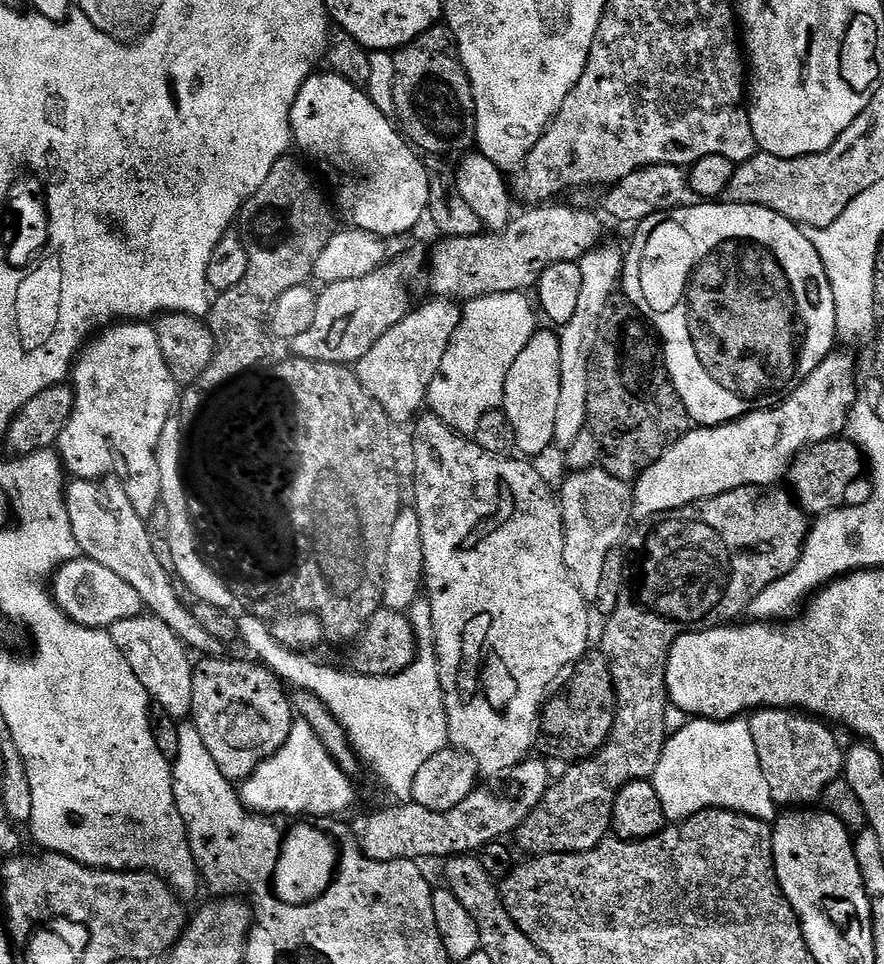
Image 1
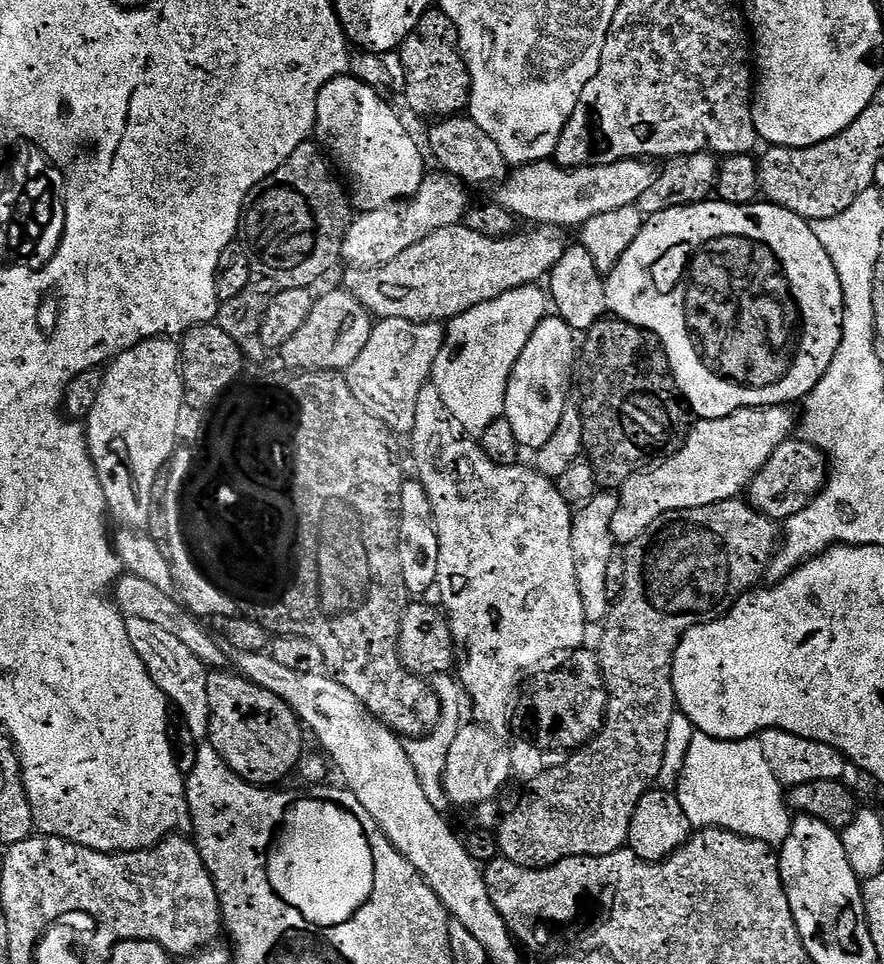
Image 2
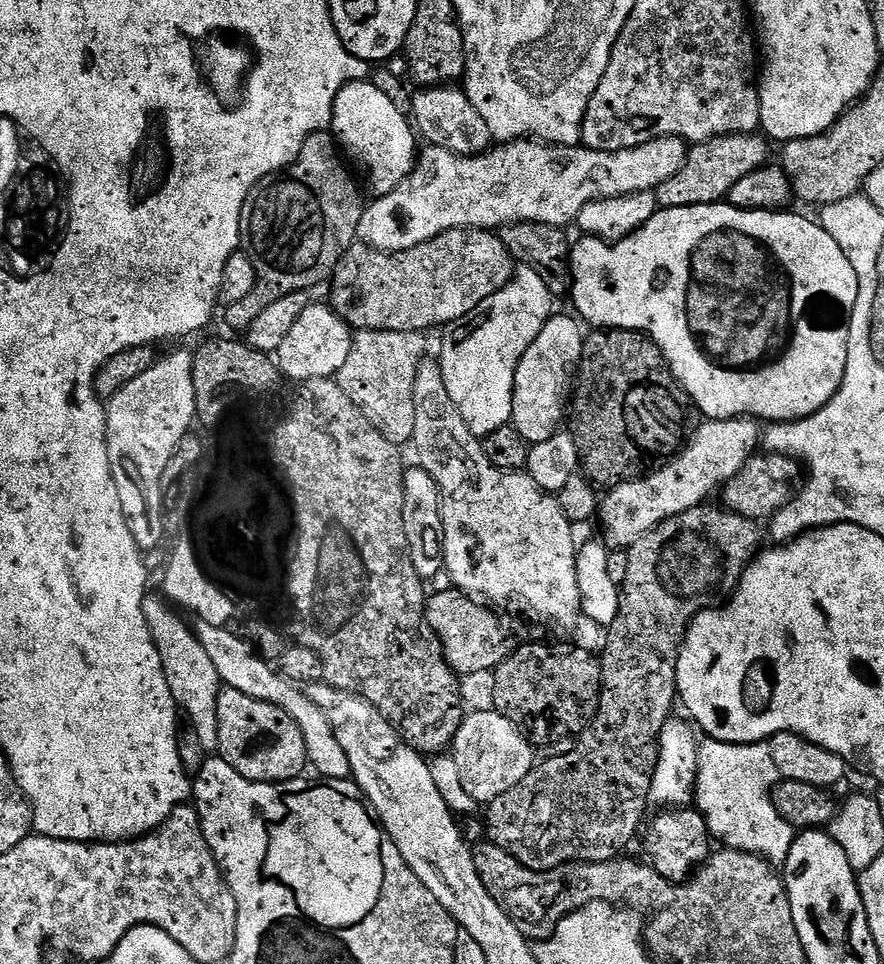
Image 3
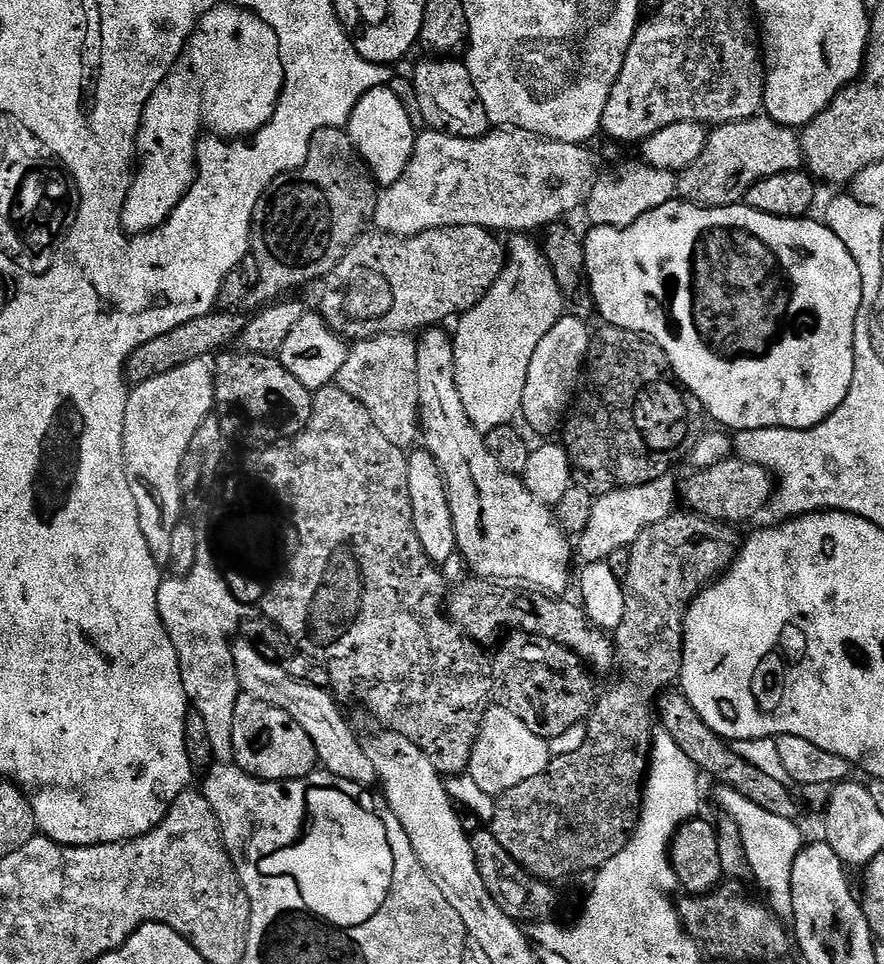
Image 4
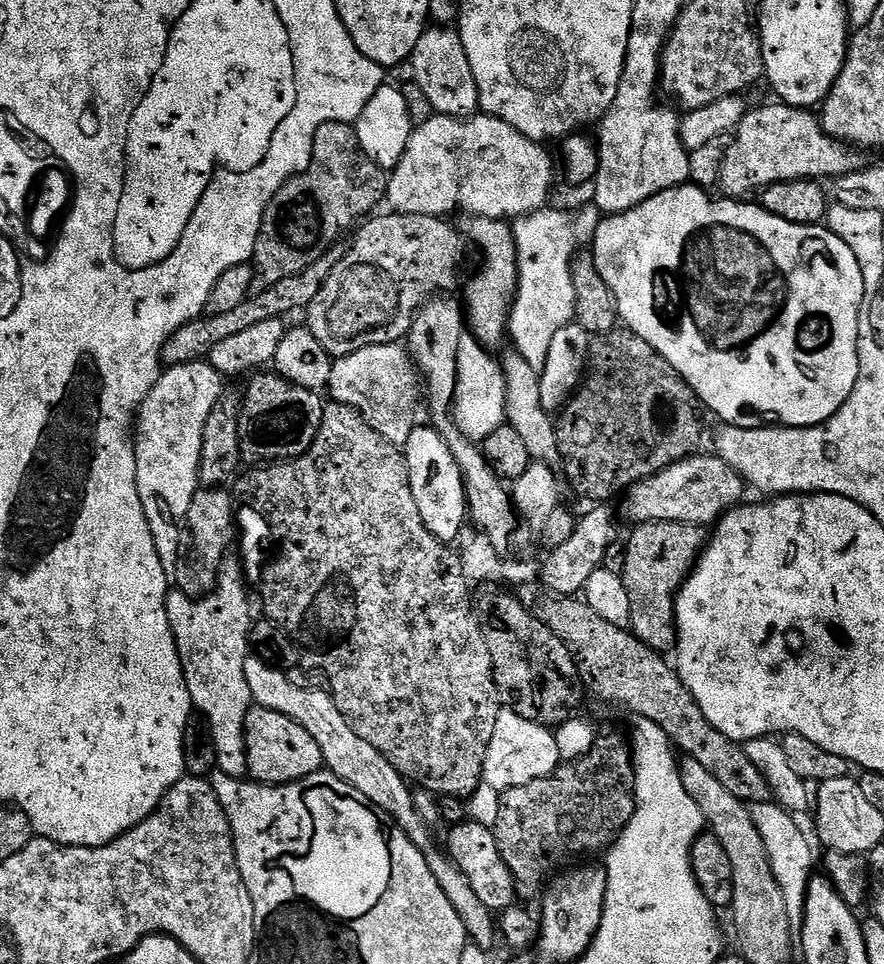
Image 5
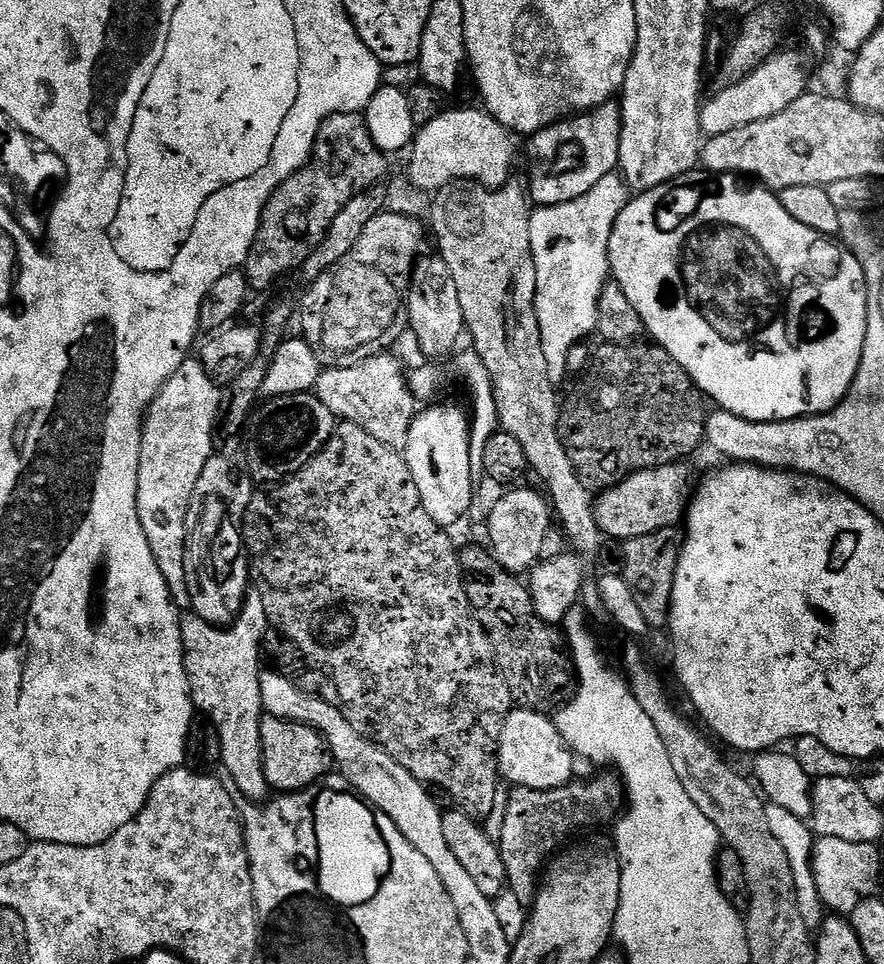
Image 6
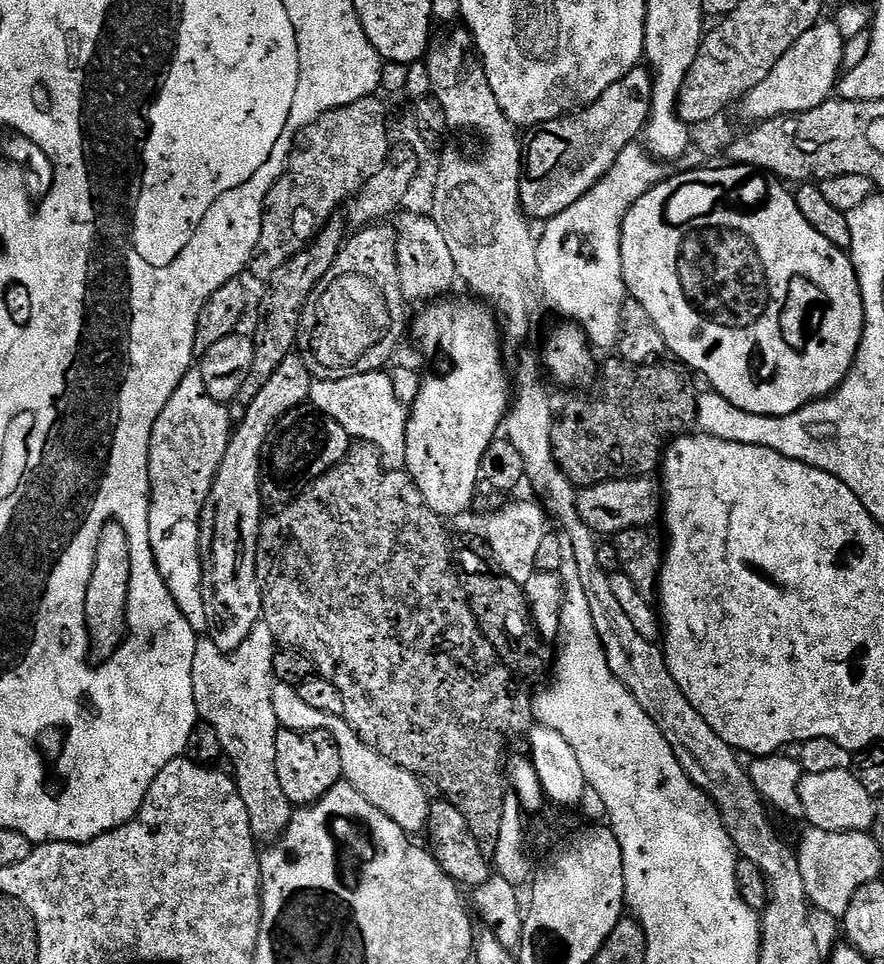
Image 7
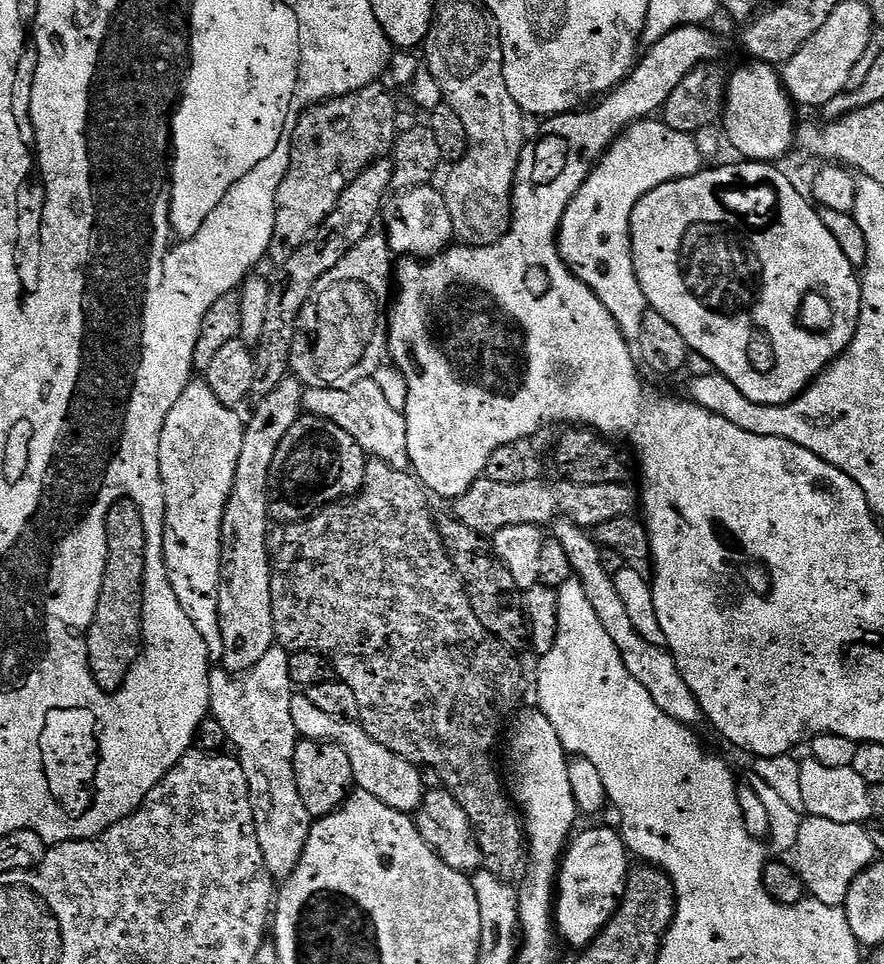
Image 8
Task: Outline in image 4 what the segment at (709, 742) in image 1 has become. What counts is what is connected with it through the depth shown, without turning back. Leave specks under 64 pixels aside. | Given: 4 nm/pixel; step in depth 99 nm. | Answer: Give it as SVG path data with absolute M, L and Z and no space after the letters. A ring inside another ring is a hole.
M719 787L718 800L724 814L735 823L743 843L745 861L754 872L761 888L768 894L767 904L780 920L790 922L793 918L793 866L803 848L806 838L802 836L798 824L781 818L762 806L738 794L733 788Z

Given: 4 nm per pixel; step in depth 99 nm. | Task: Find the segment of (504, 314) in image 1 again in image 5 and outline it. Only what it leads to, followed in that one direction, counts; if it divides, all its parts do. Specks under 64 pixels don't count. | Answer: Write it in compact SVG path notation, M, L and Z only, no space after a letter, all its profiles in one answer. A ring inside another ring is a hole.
M545 206L539 212L531 212L528 216L519 217L513 225L518 254L518 286L516 299L512 302L512 312L508 316L508 332L510 340L517 344L519 355L529 364L542 366L546 362L546 354L550 354L550 342L554 342L554 334L568 324L573 323L576 316L576 277L574 261L578 253L591 241L600 225L602 216L595 207L589 206L581 210L577 216L568 212L559 212L553 206ZM465 334L462 342L458 342L458 378L456 379L456 399L454 401L454 419L458 430L469 441L482 444L498 426L506 422L506 382L504 381L504 369L499 359L495 360L493 353L479 344L475 336Z

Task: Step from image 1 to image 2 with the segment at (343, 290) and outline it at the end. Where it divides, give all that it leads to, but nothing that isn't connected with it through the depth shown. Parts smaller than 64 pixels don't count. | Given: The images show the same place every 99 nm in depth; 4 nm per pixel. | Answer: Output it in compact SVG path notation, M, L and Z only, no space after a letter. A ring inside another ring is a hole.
M328 292L313 303L310 318L306 318L306 326L293 338L290 351L300 356L304 366L316 370L346 370L362 354L362 346L366 346L373 327L373 317L361 301L359 304L348 292Z

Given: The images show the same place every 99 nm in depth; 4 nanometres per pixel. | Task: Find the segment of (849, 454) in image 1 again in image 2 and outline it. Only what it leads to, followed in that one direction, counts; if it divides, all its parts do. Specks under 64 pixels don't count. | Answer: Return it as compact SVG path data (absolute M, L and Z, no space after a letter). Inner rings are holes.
M789 438L774 450L774 454L766 461L752 478L750 485L750 503L756 511L768 517L773 522L783 522L794 514L802 511L811 500L824 489L830 471L830 465L823 452L812 444L806 443L802 438Z

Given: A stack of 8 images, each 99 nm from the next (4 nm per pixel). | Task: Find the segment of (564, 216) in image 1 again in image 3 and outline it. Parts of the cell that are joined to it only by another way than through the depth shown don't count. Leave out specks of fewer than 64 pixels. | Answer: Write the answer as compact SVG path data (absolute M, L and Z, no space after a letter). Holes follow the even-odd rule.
M459 228L450 230L441 236L435 236L432 240L422 242L405 252L380 252L377 248L367 246L353 246L345 252L344 256L337 264L335 272L330 277L332 284L331 307L334 310L342 310L341 317L345 320L349 328L353 330L363 330L365 332L386 332L386 326L406 326L406 322L412 322L412 314L404 314L404 304L400 304L400 312L390 312L392 308L392 296L394 294L382 294L382 276L432 276L432 280L424 280L424 292L428 292L428 298L424 298L424 308L420 314L420 324L425 330L436 328L439 324L451 326L457 320L461 320L466 314L470 314L486 298L490 298L498 290L502 290L512 281L514 271L514 258L506 250L506 246L500 241L499 235L488 230L479 228ZM352 282L362 284L366 292L370 292L372 298L368 300L368 306L356 306L352 302Z

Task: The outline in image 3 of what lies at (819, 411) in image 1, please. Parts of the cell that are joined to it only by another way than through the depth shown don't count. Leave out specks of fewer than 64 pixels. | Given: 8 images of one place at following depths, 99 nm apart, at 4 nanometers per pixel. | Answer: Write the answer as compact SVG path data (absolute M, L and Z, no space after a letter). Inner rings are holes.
M751 418L705 419L703 423L696 437L693 440L691 437L683 451L664 467L657 468L650 476L628 480L611 489L605 500L603 497L598 508L598 520L604 523L603 535L613 549L627 550L665 520L701 507L715 488L716 491L723 489L743 470L762 440L761 425Z

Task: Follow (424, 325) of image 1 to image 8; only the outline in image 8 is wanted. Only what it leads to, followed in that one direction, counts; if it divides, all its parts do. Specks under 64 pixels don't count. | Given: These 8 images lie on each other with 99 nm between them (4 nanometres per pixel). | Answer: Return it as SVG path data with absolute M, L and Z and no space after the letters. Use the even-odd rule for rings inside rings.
M372 378L354 382L349 388L305 387L303 411L334 422L334 426L342 426L342 430L346 430L346 434L350 434L369 457L386 462L394 470L409 471L406 418L403 411L390 406L381 387Z

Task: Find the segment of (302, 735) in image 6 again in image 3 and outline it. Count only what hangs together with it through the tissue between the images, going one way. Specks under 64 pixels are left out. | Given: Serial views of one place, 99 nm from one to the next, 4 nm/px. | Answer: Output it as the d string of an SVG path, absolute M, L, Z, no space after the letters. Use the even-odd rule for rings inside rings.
M227 686L220 689L218 706L218 752L238 774L263 784L284 784L305 775L304 768L309 767L306 738L302 738L298 722L284 708Z

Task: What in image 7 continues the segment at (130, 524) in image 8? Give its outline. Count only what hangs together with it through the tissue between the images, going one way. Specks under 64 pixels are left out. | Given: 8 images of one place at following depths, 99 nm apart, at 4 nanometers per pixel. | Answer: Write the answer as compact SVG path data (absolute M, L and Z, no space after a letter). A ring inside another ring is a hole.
M121 524L104 525L96 547L96 561L86 590L86 618L90 652L97 661L110 659L123 645L128 634L128 595L130 594L130 542Z

